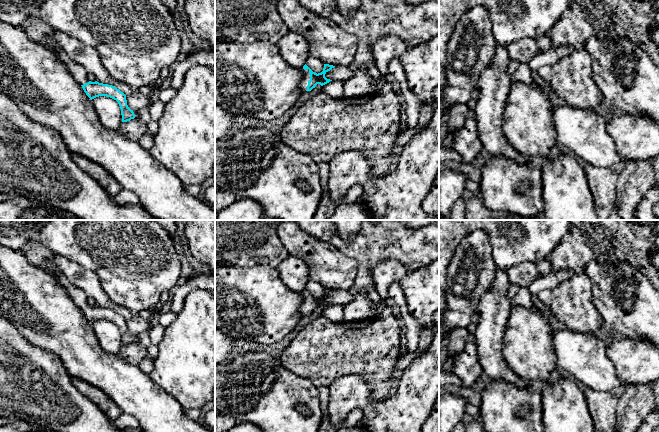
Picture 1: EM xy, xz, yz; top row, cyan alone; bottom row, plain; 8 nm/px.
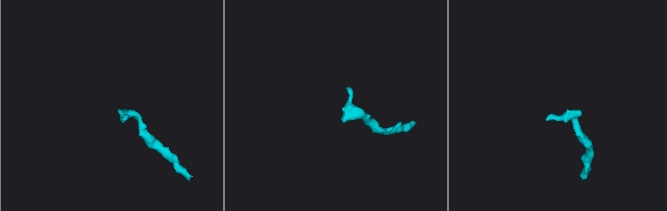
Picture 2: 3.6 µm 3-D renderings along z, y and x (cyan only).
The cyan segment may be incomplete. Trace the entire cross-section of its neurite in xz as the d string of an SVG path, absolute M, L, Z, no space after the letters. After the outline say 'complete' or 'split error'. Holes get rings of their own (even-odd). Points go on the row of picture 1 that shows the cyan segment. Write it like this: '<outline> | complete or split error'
M306 64L302 68L303 78L300 82L300 89L301 91L311 91L317 84L321 86L329 83L330 79L325 77L325 74L330 71L335 66L324 64L323 71L321 73L313 72Z | split error

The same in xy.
M58 46L56 51L52 51L59 61L61 61L73 77L82 86L86 95L92 100L99 96L106 96L116 100L121 109L122 122L130 121L135 118L133 110L127 105L126 95L112 85L91 82L87 78L87 71L71 58Z | split error

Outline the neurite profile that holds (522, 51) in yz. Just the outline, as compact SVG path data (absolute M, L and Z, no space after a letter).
M523 38L508 46L510 59L517 64L529 63L537 51L537 41L531 38Z

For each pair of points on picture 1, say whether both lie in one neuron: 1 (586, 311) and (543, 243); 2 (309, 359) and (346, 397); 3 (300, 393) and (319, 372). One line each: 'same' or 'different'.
1: different
2: different
3: different

